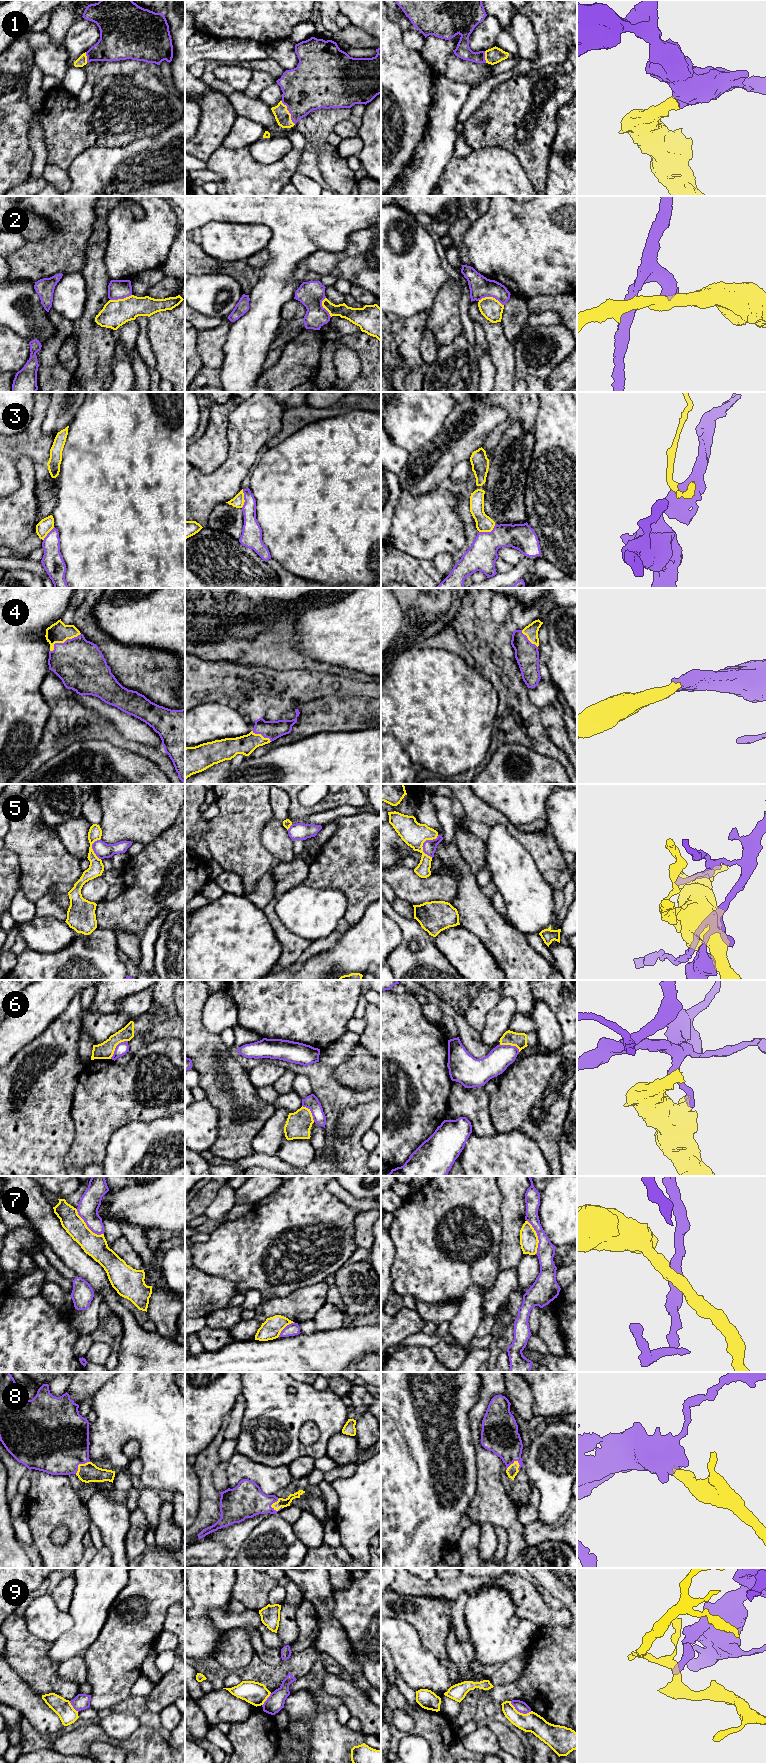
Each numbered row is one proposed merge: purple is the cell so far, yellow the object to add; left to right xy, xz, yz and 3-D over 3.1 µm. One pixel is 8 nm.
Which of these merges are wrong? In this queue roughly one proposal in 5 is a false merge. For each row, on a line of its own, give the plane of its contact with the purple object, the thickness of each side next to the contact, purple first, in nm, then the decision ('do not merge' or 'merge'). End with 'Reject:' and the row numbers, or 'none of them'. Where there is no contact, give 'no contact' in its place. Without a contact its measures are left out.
1: xz | 380/120 nm | merge
2: yz | 180/170 nm | do not merge
3: yz | 240/140 nm | do not merge
4: xy | 400/160 nm | merge
5: yz | 110/200 nm | do not merge
6: xy | 100/140 nm | do not merge
7: xy | 170/180 nm | do not merge
8: xz | 280/70 nm | merge
9: yz | 90/160 nm | do not merge
Reject: 2, 3, 5, 6, 7, 9

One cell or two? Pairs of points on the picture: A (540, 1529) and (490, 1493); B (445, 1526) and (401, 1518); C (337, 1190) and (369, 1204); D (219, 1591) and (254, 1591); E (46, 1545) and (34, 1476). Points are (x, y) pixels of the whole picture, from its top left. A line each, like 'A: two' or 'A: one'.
A: two
B: one
C: one
D: two
E: one

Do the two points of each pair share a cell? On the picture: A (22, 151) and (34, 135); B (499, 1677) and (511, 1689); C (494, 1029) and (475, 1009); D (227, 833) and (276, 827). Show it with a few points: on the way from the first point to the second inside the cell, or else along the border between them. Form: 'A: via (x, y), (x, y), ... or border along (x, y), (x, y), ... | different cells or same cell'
A: border along (31, 119), (29, 145), (33, 161), (30, 165) | different cells
B: border along (524, 1669), (517, 1679), (494, 1687) | different cells
C: border along (499, 1001), (487, 1014), (486, 1024), (480, 1034) | different cells
D: border along (274, 817), (261, 835), (261, 843), (269, 852) | different cells

